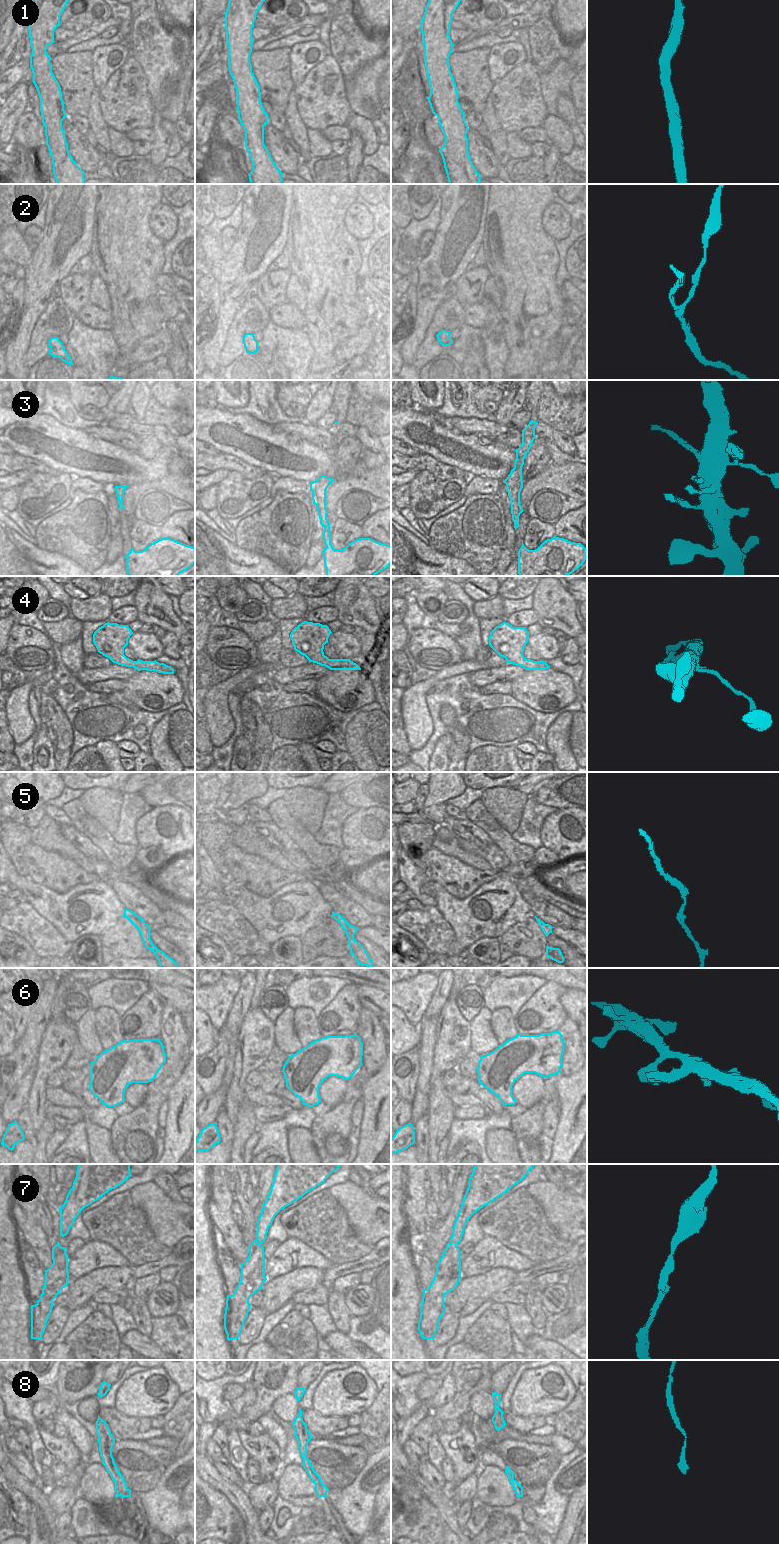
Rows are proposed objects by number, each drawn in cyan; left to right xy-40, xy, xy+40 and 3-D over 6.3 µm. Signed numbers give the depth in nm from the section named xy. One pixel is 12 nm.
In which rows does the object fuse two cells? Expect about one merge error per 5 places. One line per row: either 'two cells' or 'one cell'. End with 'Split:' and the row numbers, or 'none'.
1: one cell
2: one cell
3: one cell
4: one cell
5: one cell
6: one cell
7: one cell
8: one cell
Split: none

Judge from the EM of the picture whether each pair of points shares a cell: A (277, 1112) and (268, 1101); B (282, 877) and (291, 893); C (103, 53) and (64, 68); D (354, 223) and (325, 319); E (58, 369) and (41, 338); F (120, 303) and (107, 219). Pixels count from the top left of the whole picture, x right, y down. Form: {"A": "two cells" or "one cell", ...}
{"A": "two cells", "B": "two cells", "C": "two cells", "D": "two cells", "E": "two cells", "F": "one cell"}

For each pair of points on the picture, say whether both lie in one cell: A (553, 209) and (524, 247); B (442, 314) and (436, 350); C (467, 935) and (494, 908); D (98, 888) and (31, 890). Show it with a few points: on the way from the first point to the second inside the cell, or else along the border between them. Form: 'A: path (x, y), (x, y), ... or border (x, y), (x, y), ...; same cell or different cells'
A: border (550, 202), (542, 215), (542, 227), (555, 240); different cells
B: path (439, 323), (432, 331), (432, 341); same cell
C: path (482, 924), (501, 923), (508, 911); same cell
D: path (81, 898), (48, 899); same cell

